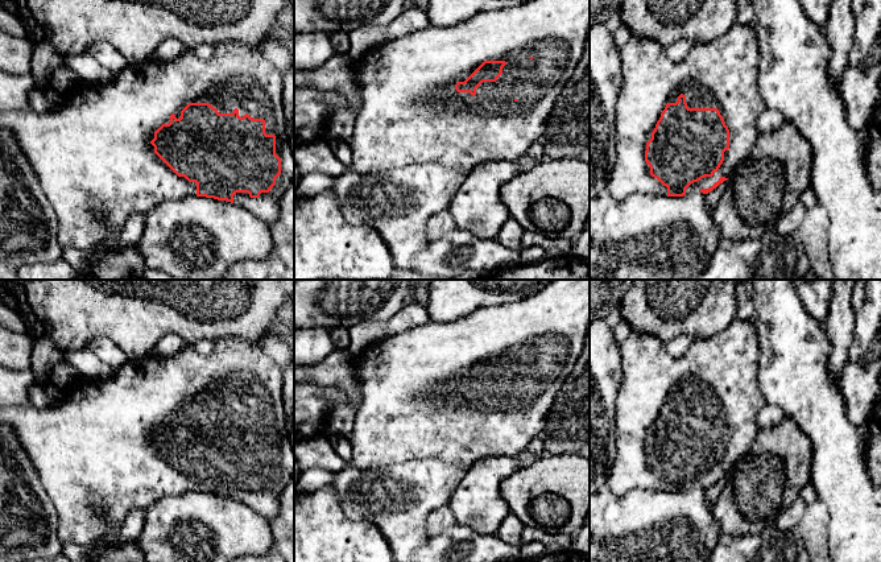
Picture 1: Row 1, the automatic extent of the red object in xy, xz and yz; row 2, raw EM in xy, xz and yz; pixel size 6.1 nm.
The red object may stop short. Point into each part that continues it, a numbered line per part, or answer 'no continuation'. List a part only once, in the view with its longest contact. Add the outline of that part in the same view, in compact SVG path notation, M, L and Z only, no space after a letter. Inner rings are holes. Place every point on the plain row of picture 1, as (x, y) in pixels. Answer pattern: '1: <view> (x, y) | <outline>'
1: xy (92, 451) | M294 298L286 299L286 302L280 307L276 319L269 326L266 334L264 336L273 336L284 340L294 350ZM220 338L215 340L214 351L207 355L199 355L191 344L186 344L179 354L171 358L154 358L148 356L142 359L128 359L117 371L106 380L88 380L84 379L78 385L73 387L67 392L63 393L62 398L55 404L47 408L36 408L32 405L28 406L11 406L0 409L0 422L9 425L15 433L20 443L22 445L24 451L28 454L32 460L34 468L38 472L40 480L51 499L57 515L58 515L58 540L62 545L74 544L80 547L90 547L95 541L100 540L104 536L115 533L121 524L124 522L127 515L133 509L146 509L156 501L166 497L166 496L179 496L186 492L197 492L197 479L189 478L185 472L178 472L156 449L154 442L150 437L154 434L154 427L162 421L170 418L170 410L174 409L177 414L181 413L181 406L189 398L208 398L214 404L218 405L219 409L232 409L235 404L239 405L239 412L243 413L248 409L253 414L264 414L265 416L265 429L276 431L276 450L281 454L281 470L276 474L276 480L270 484L269 488L261 488L258 493L251 493L248 488L236 488L233 491L233 499L244 503L253 511L256 511L260 516L266 520L272 520L277 516L280 511L280 499L289 484L291 476L294 475L294 449L290 445L288 438L286 426L285 426L285 410L284 410L284 398L282 398L282 367L278 365L261 347L260 342L264 338L257 338L255 340L241 340L237 338Z

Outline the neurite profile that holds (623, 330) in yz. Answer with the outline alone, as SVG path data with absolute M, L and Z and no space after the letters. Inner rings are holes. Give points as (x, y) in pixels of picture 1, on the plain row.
M623 319L613 328L615 340L616 340L619 347L626 340L626 338L630 335L630 332L632 332L632 328L630 328L629 323L625 319Z

